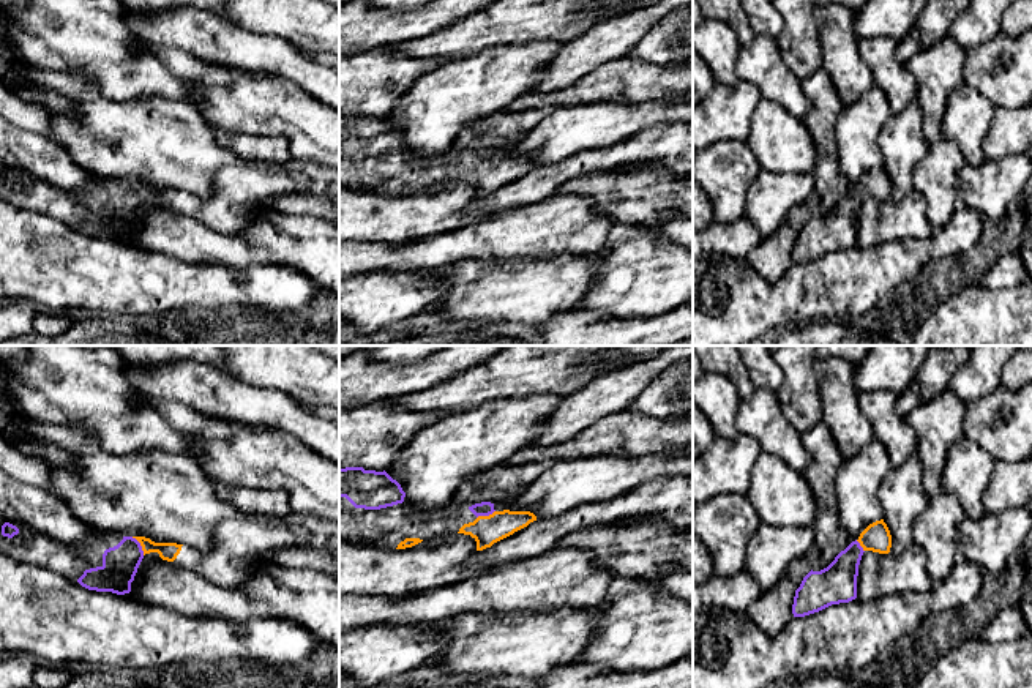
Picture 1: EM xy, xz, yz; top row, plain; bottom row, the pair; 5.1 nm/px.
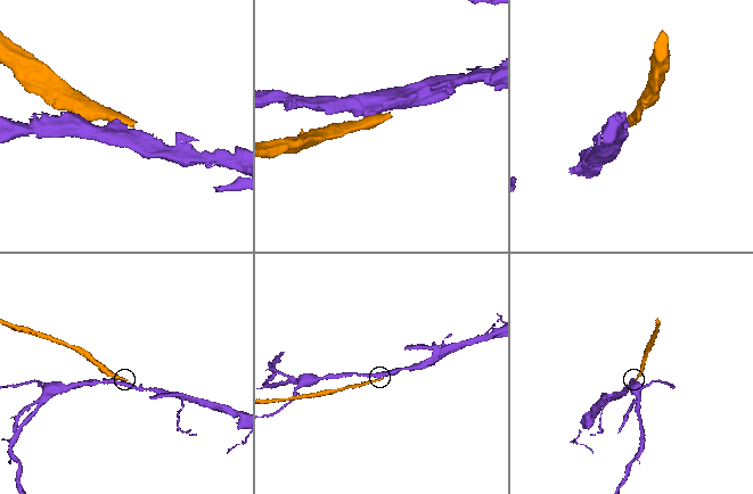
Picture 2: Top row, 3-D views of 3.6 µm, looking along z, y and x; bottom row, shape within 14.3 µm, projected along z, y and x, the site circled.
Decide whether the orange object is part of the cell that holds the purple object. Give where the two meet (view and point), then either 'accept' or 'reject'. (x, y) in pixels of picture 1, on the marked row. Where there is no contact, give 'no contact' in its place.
xy (139, 545) | accept

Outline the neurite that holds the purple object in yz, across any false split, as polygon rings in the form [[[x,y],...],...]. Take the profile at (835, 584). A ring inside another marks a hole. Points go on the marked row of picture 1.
[[[884,519],[869,524],[860,537],[821,571],[810,571],[795,590],[792,614],[805,617],[832,604],[857,598],[858,565],[865,551],[888,554],[892,535]]]

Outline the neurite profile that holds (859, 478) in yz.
[[[873,440],[860,454],[843,461],[835,475],[839,518],[854,541],[869,524],[884,519],[877,492],[890,467],[885,447]]]

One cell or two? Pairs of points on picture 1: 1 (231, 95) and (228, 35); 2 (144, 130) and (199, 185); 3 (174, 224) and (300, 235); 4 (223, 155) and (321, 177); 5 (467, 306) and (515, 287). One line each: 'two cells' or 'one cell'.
1: two cells
2: one cell
3: one cell
4: two cells
5: one cell

